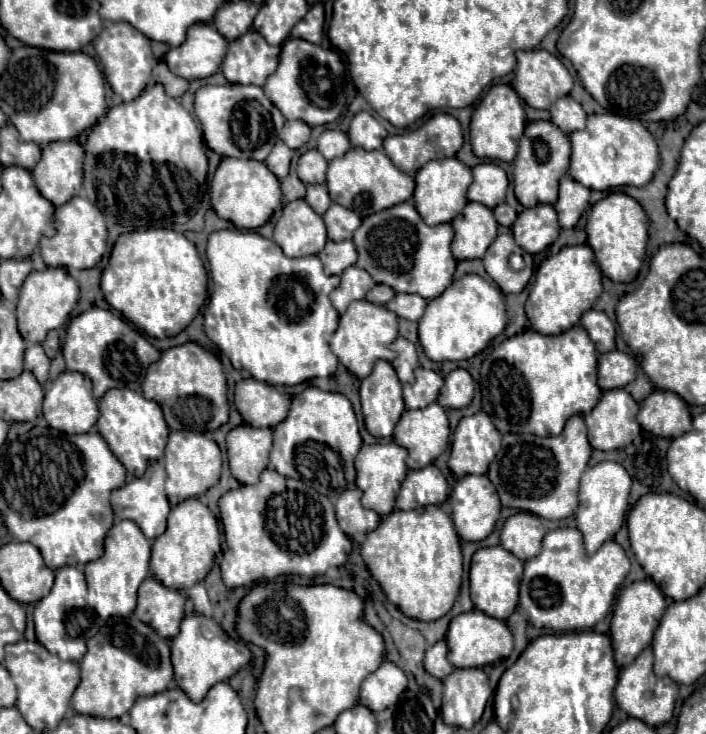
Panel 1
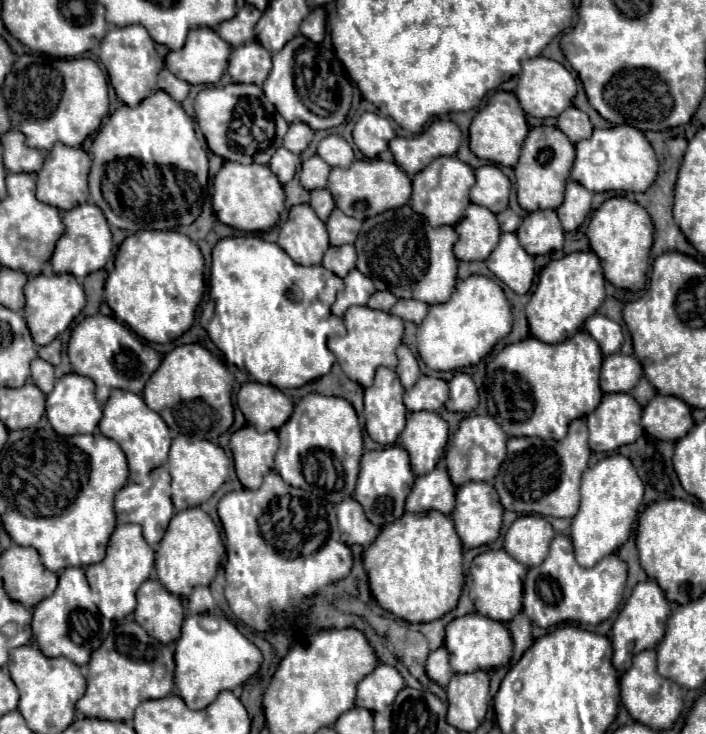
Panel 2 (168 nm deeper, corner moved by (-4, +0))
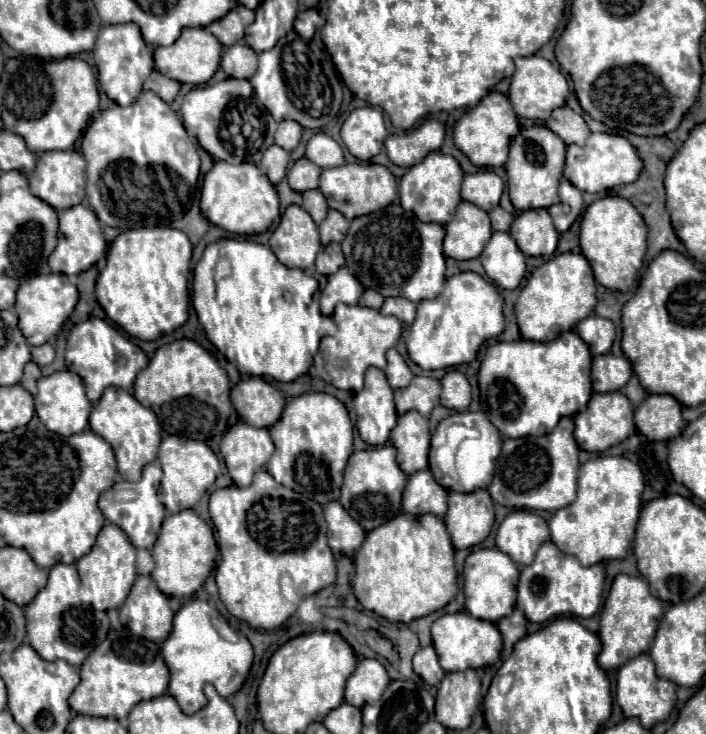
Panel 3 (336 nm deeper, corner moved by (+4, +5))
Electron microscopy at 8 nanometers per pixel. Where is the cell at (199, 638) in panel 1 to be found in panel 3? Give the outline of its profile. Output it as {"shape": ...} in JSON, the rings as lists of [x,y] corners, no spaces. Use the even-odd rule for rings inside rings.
{"shape":[[[192,599],[174,615],[174,627],[162,645],[162,657],[170,671],[168,693],[178,701],[184,713],[196,713],[206,705],[204,685],[212,683],[222,697],[236,693],[254,659],[254,649],[243,634],[233,629],[228,621],[200,599]]]}

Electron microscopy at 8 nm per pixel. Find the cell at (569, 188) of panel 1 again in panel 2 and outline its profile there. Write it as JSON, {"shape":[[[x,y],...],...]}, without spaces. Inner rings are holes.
{"shape":[[[570,180],[568,186],[566,186],[564,202],[556,210],[558,216],[560,216],[562,228],[566,232],[576,230],[584,222],[584,218],[590,212],[590,202],[592,202],[592,194],[584,186],[580,186],[580,184],[576,184],[576,182]]]}

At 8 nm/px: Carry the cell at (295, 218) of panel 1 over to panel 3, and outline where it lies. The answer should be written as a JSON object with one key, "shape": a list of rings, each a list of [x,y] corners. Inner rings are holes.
{"shape":[[[290,205],[270,237],[270,249],[286,267],[310,269],[320,251],[318,227],[298,205]]]}

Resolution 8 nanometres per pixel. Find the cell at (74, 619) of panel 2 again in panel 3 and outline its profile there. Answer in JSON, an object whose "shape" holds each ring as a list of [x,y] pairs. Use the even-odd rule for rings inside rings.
{"shape":[[[56,563],[50,569],[46,587],[42,591],[38,591],[38,595],[32,599],[32,603],[28,603],[24,607],[26,633],[30,639],[30,645],[46,661],[64,659],[70,665],[78,667],[90,655],[90,651],[100,641],[106,639],[108,629],[94,627],[94,615],[90,611],[86,611],[86,605],[82,605],[82,601],[78,597],[78,589],[80,589],[80,577],[78,577],[76,567]]]}

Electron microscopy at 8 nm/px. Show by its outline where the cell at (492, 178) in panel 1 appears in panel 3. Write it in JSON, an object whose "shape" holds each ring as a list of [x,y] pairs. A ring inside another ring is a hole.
{"shape":[[[476,171],[464,177],[462,199],[478,205],[480,209],[494,209],[500,203],[504,183],[494,171]]]}

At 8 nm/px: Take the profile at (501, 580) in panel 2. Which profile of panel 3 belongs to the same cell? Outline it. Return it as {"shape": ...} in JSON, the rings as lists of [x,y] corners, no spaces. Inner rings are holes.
{"shape":[[[498,547],[472,551],[464,563],[466,611],[472,617],[486,619],[492,623],[510,615],[514,609],[514,603],[516,603],[516,579],[518,579],[518,575],[520,575],[518,565],[506,553],[502,553]]]}

